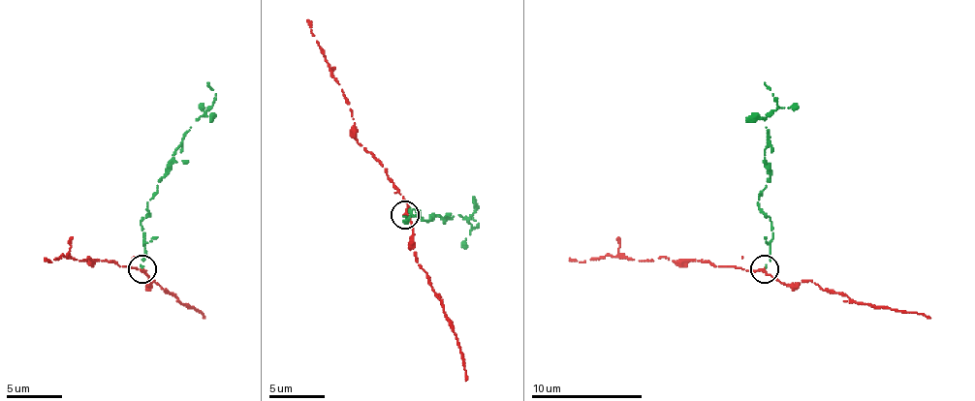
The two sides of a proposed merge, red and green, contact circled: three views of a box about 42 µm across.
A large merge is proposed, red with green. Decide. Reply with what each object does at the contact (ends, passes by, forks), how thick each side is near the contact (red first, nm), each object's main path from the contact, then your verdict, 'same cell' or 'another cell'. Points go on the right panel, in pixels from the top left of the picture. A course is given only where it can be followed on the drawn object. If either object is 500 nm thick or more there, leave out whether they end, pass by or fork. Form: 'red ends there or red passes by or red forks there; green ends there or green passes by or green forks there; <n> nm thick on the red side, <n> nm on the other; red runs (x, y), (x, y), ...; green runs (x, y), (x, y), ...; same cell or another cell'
red passes by; green ends there; 200 nm thick on the red side, 130 nm on the other; red runs (765, 269), (745, 269), (665, 256), (648, 262), (617, 256), (570, 259); green runs (765, 266), (773, 233), (760, 202), (770, 175), (765, 156), (765, 119), (776, 106), (765, 83); another cell

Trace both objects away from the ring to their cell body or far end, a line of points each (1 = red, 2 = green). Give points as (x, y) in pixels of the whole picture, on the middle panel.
1: (403, 215), (403, 196), (357, 140), (348, 99), (329, 68), (306, 20)
2: (403, 215), (406, 224), (409, 210), (425, 221), (434, 215), (459, 215), (476, 227), (470, 215)

